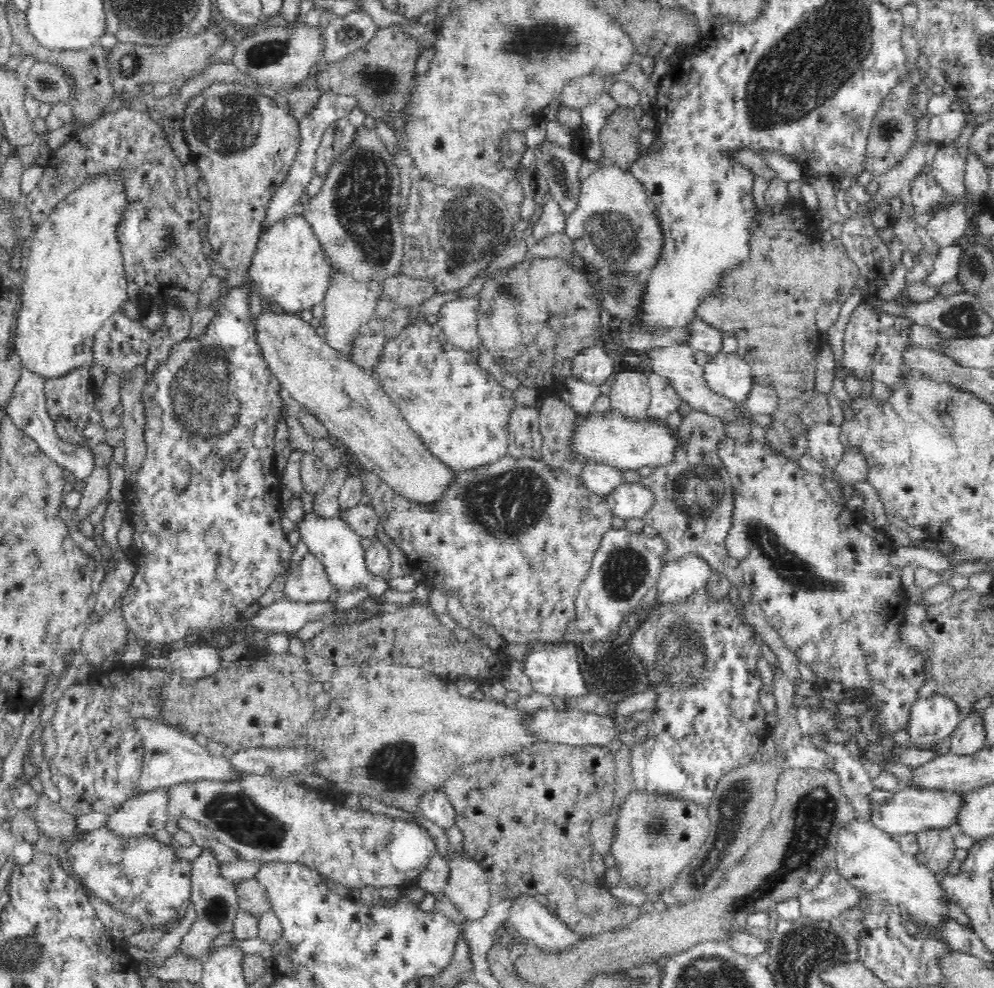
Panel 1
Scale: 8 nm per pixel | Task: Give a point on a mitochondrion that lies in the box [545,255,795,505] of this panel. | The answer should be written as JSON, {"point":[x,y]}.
{"point":[620,290]}

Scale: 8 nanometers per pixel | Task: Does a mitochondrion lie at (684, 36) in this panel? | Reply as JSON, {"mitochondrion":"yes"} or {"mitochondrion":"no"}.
{"mitochondrion":"no"}

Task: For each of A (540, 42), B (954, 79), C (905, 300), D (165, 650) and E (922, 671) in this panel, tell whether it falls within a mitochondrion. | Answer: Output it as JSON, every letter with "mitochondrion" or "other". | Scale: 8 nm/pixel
{"A":"mitochondrion","B":"other","C":"other","D":"other","E":"other"}

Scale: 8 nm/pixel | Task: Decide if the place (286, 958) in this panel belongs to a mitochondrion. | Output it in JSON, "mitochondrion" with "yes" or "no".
{"mitochondrion":"no"}

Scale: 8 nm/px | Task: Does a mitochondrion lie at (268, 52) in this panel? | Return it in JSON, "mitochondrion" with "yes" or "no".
{"mitochondrion":"yes"}

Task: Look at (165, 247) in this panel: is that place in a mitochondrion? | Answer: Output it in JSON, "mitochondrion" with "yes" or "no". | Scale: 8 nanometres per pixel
{"mitochondrion":"yes"}

